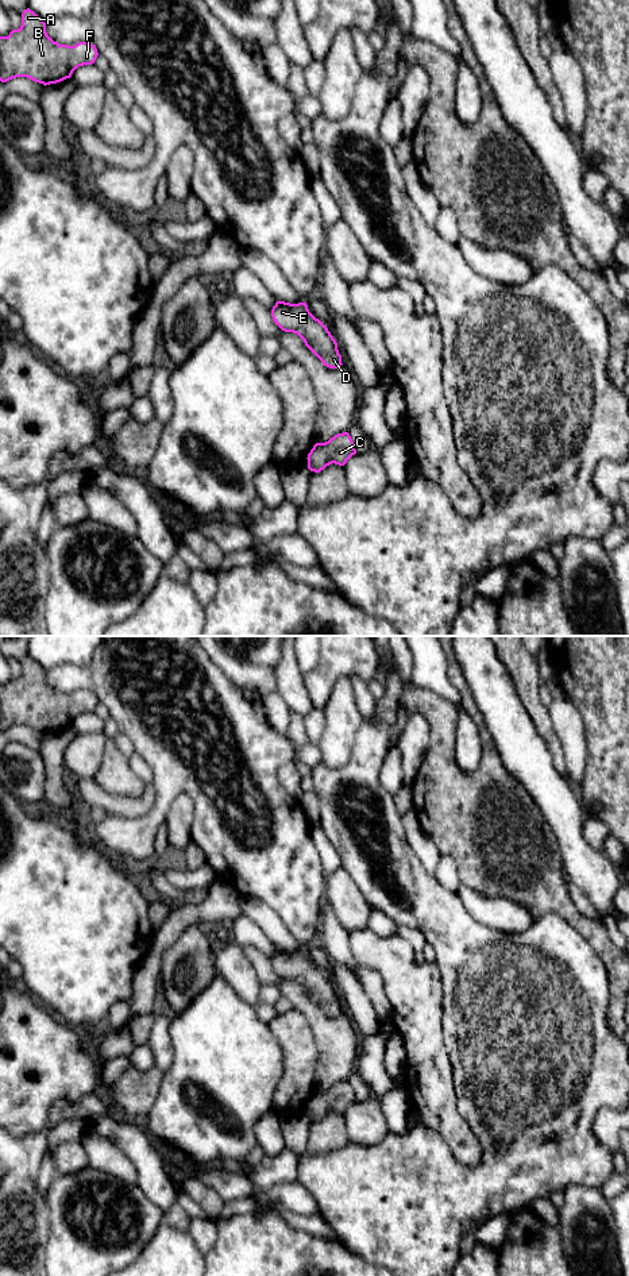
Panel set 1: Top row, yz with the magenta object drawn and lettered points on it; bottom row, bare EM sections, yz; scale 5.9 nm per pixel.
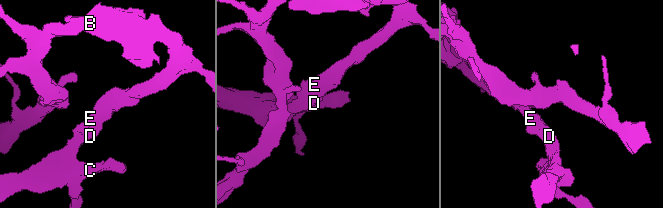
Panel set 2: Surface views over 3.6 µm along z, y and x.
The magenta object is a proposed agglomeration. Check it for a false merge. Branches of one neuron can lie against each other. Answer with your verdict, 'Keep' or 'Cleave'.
Keep

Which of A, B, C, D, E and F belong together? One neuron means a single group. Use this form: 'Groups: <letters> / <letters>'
Groups: A B C D E F

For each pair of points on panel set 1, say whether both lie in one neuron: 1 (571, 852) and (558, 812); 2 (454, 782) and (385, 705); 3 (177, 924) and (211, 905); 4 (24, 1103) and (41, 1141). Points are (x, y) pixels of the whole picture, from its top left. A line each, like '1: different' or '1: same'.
1: same
2: same
3: same
4: different

